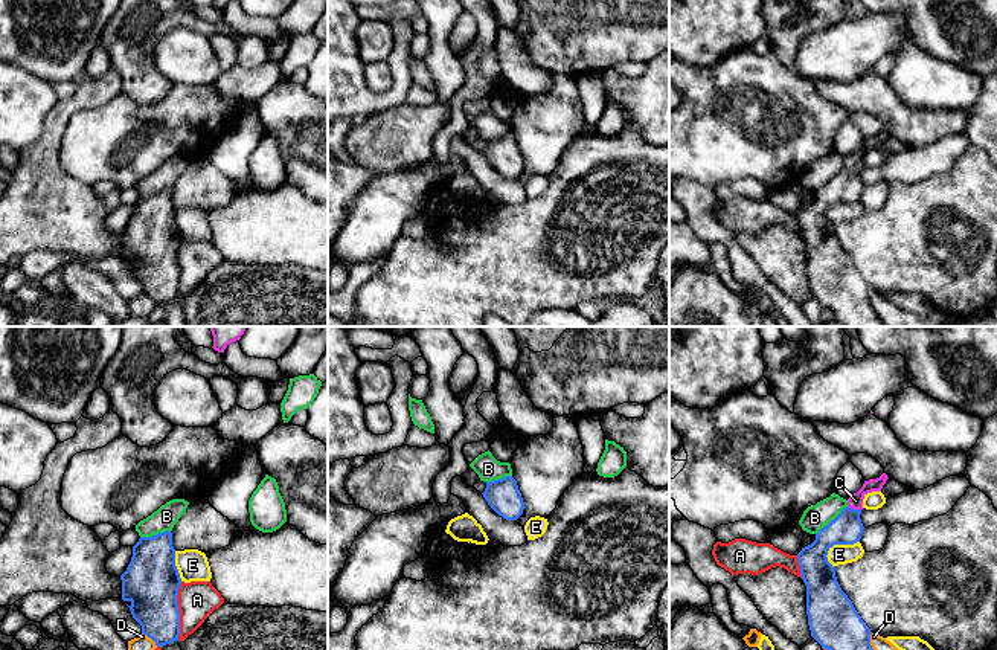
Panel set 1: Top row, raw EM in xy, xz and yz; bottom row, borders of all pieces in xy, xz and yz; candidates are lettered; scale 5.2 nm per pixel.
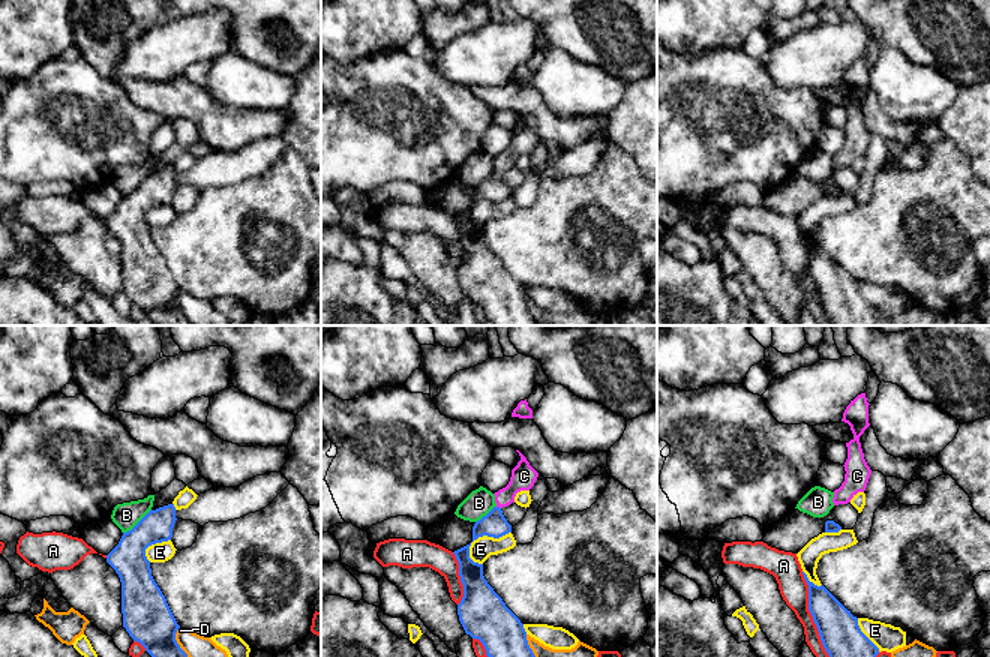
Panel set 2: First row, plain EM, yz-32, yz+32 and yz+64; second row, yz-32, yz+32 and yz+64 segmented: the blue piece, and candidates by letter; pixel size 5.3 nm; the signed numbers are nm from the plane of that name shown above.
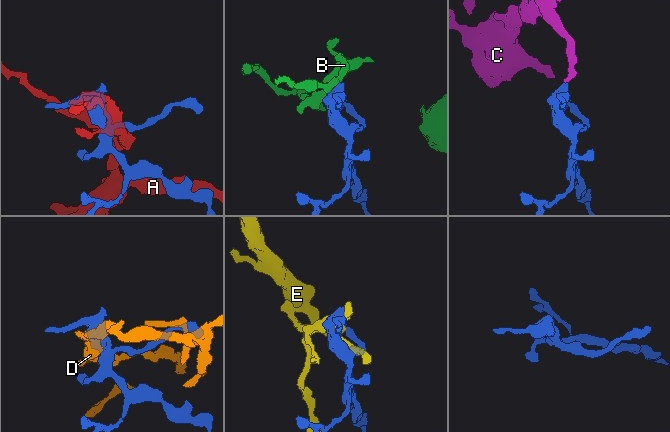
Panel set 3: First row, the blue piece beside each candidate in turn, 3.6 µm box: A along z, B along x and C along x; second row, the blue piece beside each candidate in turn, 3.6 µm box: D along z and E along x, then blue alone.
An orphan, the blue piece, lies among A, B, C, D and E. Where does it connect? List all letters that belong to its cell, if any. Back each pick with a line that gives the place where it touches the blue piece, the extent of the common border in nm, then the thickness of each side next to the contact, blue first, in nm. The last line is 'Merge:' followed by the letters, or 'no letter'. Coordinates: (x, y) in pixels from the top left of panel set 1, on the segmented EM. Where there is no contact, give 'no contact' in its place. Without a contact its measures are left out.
C: meets blue in yz at (852, 508); contact 80 nm long; 170 nm thick on the blue side, 80 nm on the other
Merge: C

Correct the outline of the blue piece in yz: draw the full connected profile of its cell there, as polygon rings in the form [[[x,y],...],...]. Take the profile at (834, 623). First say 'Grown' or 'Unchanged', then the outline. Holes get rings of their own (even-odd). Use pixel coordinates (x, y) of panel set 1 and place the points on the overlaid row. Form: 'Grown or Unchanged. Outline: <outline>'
Grown. Outline: [[[883,473],[877,479],[864,481],[863,487],[849,496],[848,507],[816,534],[811,545],[797,554],[806,586],[808,626],[811,636],[825,650],[874,650],[872,632],[842,590],[835,566],[828,562],[826,555],[834,545],[860,542],[864,529],[860,519],[863,499],[867,493],[881,491],[887,479],[887,475]]]

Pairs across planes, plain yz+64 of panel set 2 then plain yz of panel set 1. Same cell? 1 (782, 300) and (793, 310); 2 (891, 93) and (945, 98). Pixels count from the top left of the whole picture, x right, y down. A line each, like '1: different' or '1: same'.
1: different
2: same

